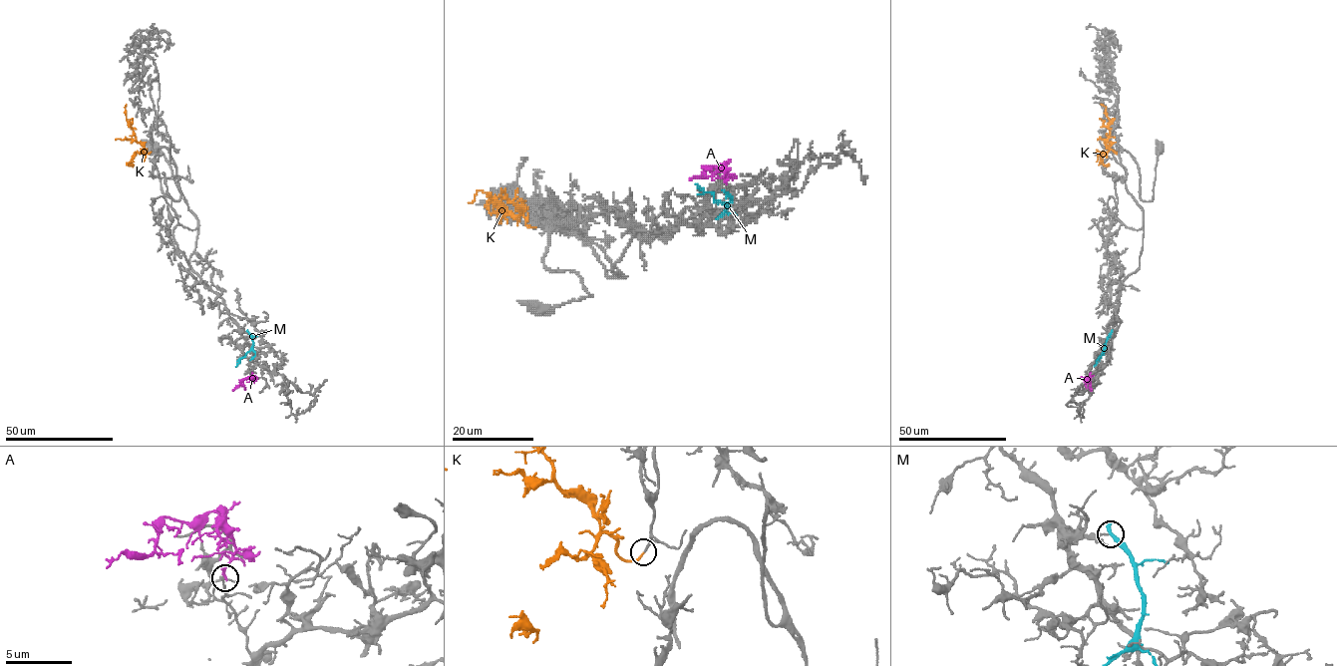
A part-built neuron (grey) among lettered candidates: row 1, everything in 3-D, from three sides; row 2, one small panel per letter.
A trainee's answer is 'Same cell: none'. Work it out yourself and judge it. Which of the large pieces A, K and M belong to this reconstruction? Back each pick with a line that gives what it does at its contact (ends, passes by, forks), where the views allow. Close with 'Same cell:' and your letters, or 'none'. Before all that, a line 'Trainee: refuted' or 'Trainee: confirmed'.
Trainee: refuted
K: it ends
Same cell: K

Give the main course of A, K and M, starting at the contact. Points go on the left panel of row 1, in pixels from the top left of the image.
A: (251, 376), (252, 380), (244, 378), (232, 391)
K: (150, 152), (148, 153), (136, 141), (126, 116), (126, 104)
M: (247, 331), (252, 347), (235, 367)

